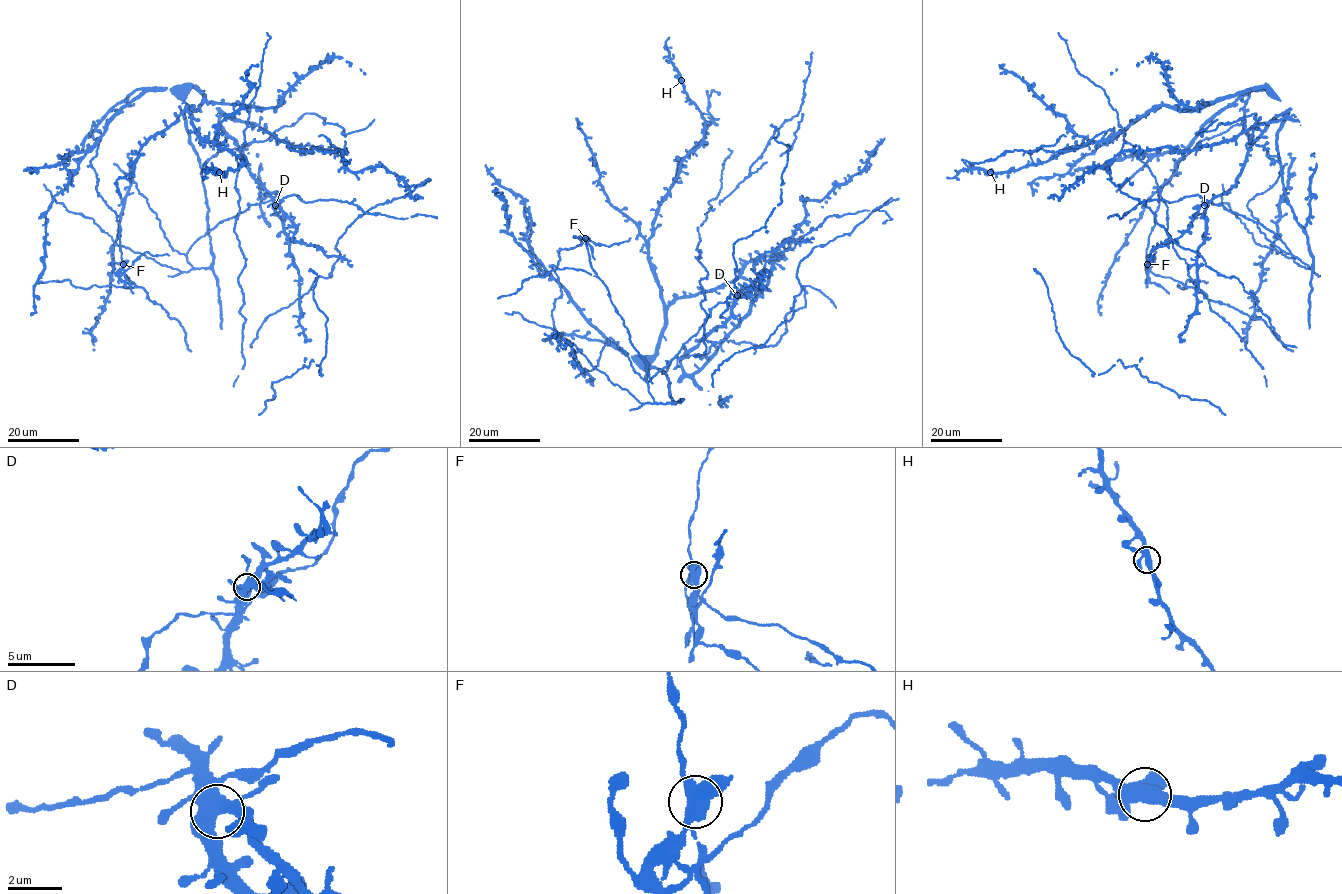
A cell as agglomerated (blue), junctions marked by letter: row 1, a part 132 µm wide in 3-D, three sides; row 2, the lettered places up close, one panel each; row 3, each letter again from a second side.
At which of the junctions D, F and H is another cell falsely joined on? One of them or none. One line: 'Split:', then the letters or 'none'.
Split: F

